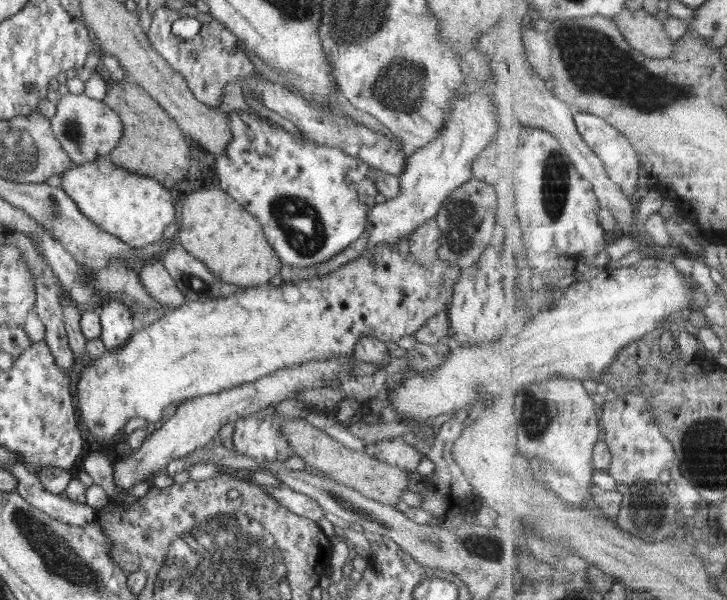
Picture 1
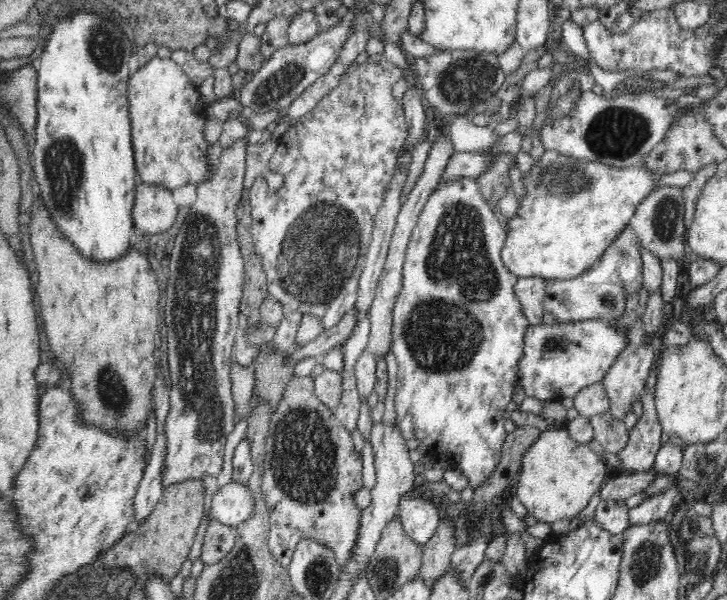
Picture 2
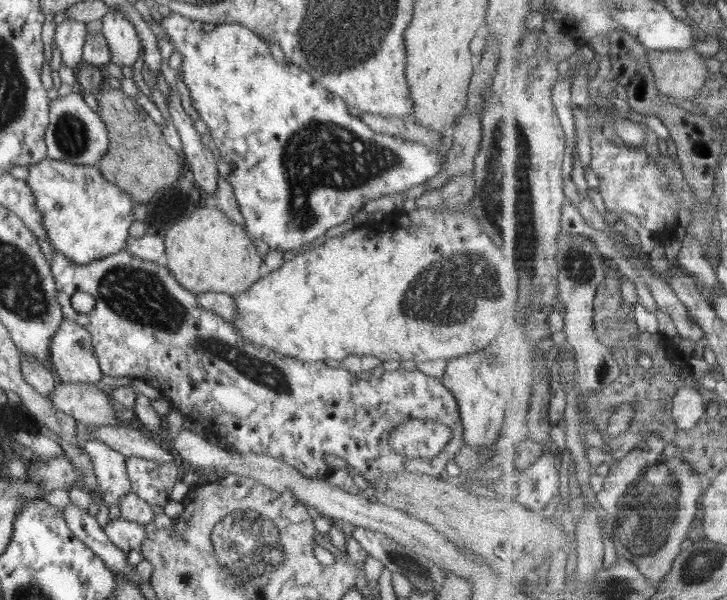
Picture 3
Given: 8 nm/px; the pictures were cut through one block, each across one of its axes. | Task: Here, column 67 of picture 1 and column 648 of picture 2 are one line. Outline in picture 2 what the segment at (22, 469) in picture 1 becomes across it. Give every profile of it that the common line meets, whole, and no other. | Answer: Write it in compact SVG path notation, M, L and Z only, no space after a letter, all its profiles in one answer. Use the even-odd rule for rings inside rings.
M672 481L672 486L664 494L644 500L641 504L628 510L628 524L650 524L654 521L667 520L674 509L682 492Z

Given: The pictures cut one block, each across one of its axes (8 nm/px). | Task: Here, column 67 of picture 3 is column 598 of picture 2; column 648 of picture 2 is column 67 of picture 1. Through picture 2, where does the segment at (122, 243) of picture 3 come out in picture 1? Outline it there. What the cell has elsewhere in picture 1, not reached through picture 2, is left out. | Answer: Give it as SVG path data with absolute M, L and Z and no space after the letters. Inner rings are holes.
M108 157L74 165L62 175L62 188L95 225L122 239L128 246L142 248L163 237L166 226L176 222L172 194L154 178L142 178L117 167Z

